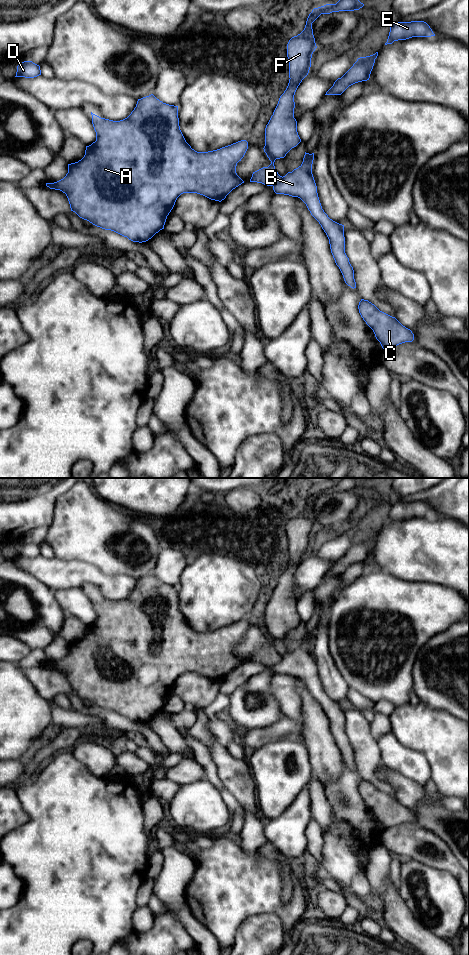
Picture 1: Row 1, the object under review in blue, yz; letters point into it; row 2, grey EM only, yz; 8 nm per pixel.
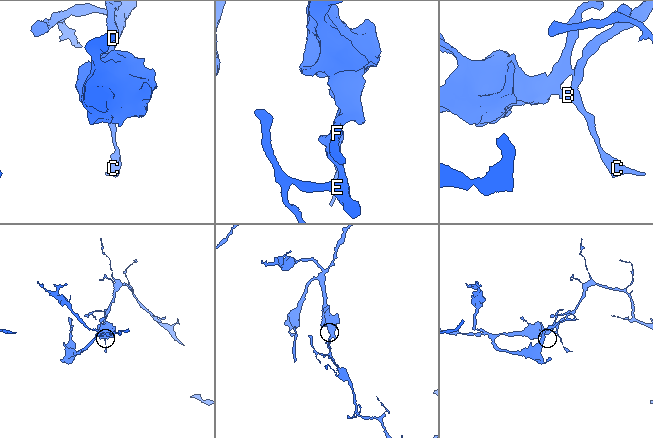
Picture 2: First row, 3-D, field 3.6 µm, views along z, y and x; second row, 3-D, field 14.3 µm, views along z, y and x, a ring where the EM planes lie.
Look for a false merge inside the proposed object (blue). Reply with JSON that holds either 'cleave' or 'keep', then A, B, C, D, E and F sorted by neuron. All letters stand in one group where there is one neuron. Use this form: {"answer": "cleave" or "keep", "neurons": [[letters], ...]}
{"answer": "cleave", "neurons": [["A", "D", "F"], ["B", "C", "E"]]}

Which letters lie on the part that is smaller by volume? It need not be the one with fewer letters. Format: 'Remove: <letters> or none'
Remove: B, C, E

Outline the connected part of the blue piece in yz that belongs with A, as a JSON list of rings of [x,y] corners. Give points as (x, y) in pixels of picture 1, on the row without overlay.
[[[153,574],[138,579],[136,587],[131,594],[120,601],[113,601],[101,598],[91,592],[92,604],[96,612],[96,621],[91,625],[86,626],[84,637],[78,642],[68,644],[68,653],[66,656],[54,663],[46,663],[50,669],[60,670],[66,674],[71,691],[75,692],[80,698],[89,701],[93,705],[105,710],[114,711],[124,717],[127,717],[133,722],[146,722],[151,719],[156,713],[164,709],[167,696],[173,689],[177,678],[183,673],[197,673],[203,675],[211,680],[221,682],[226,676],[236,667],[244,663],[244,661],[237,655],[236,646],[239,641],[244,637],[247,629],[248,622],[241,620],[231,625],[222,627],[217,630],[208,632],[197,632],[191,628],[186,622],[179,606],[178,586],[163,583],[157,579]]]

